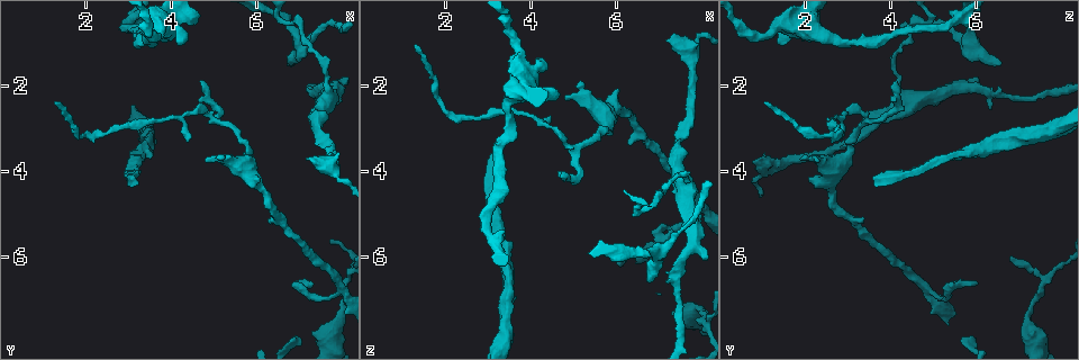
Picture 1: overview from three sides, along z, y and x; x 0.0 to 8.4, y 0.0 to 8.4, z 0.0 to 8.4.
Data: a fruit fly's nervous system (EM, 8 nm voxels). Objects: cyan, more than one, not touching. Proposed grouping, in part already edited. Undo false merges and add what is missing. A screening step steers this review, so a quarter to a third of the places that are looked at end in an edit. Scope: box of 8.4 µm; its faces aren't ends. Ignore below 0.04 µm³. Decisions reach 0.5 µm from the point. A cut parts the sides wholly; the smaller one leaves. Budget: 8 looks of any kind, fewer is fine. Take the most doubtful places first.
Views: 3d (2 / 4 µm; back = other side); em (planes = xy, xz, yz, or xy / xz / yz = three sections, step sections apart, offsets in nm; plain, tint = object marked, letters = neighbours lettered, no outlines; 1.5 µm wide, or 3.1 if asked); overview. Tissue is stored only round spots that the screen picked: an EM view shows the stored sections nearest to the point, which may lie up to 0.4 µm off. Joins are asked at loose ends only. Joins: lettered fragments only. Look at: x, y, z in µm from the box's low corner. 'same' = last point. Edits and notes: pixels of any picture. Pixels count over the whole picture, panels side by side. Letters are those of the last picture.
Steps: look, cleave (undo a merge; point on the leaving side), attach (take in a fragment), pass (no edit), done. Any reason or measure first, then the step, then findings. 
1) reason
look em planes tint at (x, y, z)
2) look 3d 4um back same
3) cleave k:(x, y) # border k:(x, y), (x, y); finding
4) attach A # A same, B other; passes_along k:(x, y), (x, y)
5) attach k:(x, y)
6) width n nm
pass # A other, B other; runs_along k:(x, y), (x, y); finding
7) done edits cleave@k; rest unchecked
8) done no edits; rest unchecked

branch stops here
look em planes tint at (6.70, 1.55, 6.50)

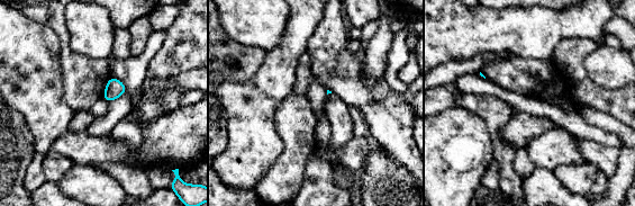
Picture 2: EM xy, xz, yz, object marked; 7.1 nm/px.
see the neighbours
look em planes letters same

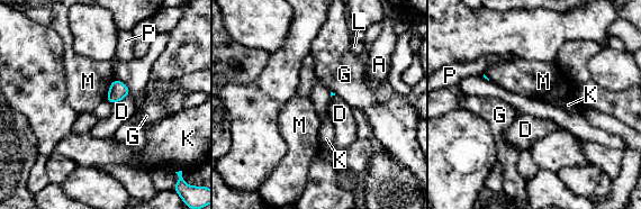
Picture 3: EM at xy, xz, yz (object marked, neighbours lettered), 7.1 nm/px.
pass # A other, D other, G other, K other, L other, M other, P other; border 3:(113, 79), (105, 99); none of them fits

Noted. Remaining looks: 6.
sudden change in width
look 3d 2um at (7.95, 4.15, 0.90)

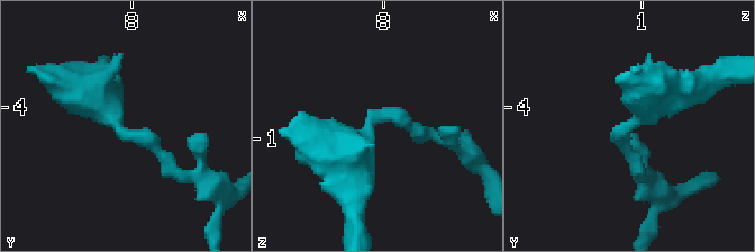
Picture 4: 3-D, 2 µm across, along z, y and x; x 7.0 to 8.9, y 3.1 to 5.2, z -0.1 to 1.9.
look em planes tint at (7.92, 4.22, 0.84)

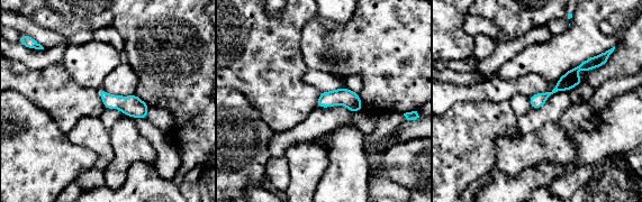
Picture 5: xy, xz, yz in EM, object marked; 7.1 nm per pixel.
look em planes letters same

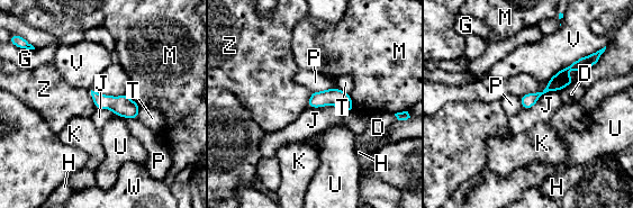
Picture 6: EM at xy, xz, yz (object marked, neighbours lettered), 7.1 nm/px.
pass # D other, G other, H other, J other, K other, M other, P other, T other, U other, V other, W other, Z other; border 6:(559, 90), (544, 92), (523, 109); all the same neuron

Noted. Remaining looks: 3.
thin end
look 3d 4um at (4.75, 1.90, 4.15)

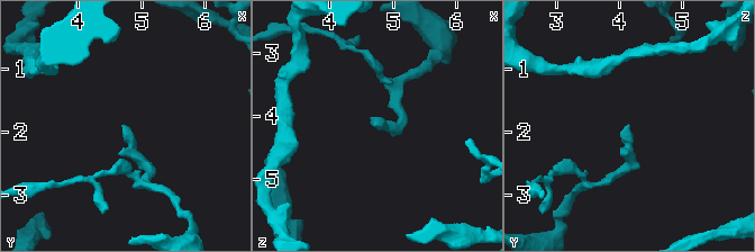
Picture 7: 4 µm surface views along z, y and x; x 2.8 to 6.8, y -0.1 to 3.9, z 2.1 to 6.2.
look em xy step 8 letters at (4.75, 1.85, 4.15)

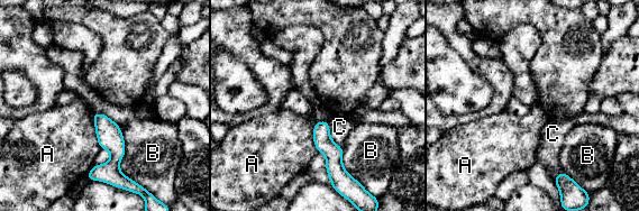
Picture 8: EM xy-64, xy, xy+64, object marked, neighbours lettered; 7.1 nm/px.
another direction
look em planes letters same

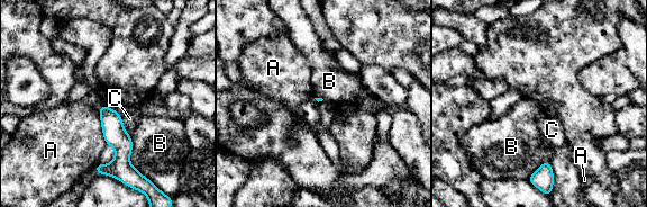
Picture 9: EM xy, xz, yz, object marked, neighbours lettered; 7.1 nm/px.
pass # A other, B other, C other; border 9:(98, 109), (102, 137), (107, 144); none of them fits

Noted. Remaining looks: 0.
done no edits; rest unchecked

